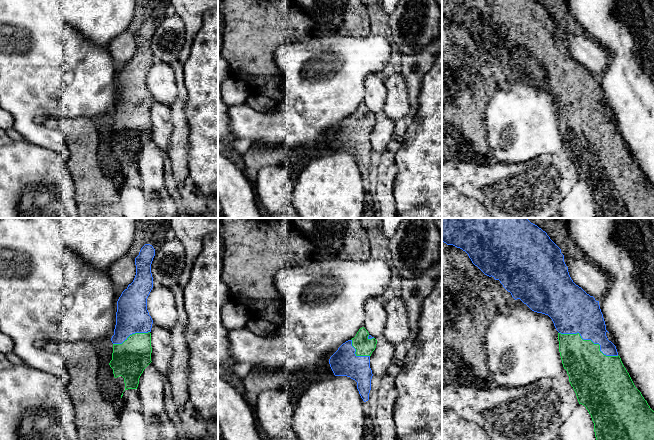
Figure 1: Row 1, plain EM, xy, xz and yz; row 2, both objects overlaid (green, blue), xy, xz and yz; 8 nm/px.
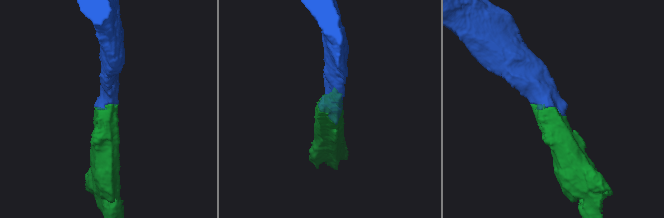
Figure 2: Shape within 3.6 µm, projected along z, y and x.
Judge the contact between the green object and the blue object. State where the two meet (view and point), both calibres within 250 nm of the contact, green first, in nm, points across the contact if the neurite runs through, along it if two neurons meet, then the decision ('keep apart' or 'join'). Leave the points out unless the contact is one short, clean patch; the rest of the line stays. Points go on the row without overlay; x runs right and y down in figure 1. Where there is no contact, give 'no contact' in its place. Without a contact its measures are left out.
yz (590, 116) | 360/340 nm | join

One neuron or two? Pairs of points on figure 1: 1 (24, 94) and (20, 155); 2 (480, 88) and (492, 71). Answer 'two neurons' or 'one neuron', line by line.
1: two neurons
2: two neurons

